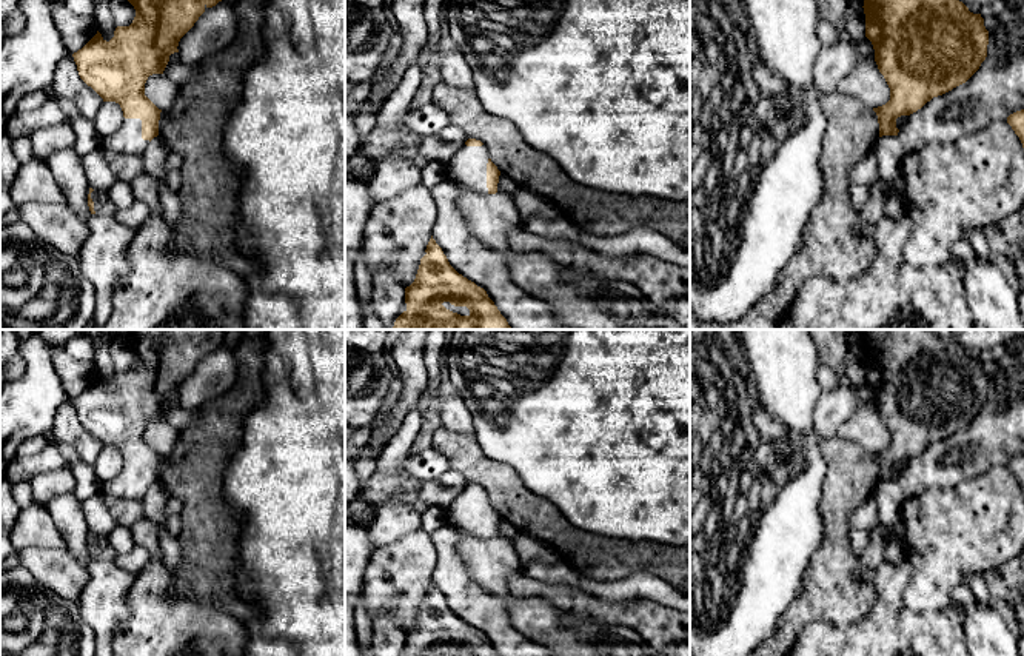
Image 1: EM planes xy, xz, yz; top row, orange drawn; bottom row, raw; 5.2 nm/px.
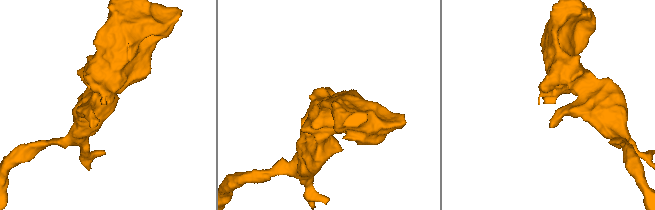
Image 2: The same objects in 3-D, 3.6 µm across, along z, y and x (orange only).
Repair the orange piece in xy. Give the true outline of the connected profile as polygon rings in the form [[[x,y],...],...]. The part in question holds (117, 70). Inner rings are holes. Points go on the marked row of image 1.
[[[128,0],[136,17],[129,26],[117,26],[114,37],[106,42],[97,34],[72,54],[80,79],[91,86],[103,102],[115,102],[123,111],[117,132],[102,137],[102,146],[125,151],[128,156],[145,152],[149,142],[159,136],[159,109],[146,95],[145,83],[152,74],[163,74],[169,55],[179,52],[180,38],[194,26],[206,8],[222,0]]]

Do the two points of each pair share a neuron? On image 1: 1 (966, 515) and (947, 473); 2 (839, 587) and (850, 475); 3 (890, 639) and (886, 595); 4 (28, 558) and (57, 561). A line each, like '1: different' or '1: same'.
1: different
2: same
3: same
4: same

